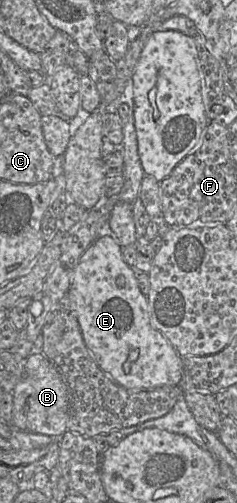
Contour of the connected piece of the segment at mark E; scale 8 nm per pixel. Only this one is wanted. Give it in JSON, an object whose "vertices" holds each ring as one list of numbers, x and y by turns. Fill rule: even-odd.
{"vertices":[[112,234,99,235,82,254,67,296,88,350,114,382,133,390,180,384,183,357,152,325,147,296,141,292,136,272,124,260]]}

